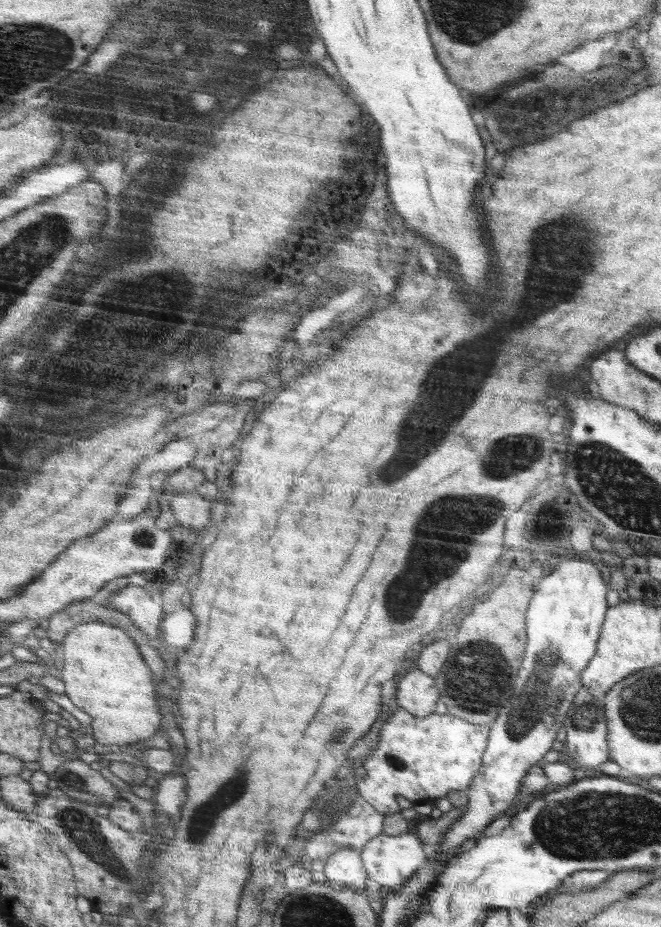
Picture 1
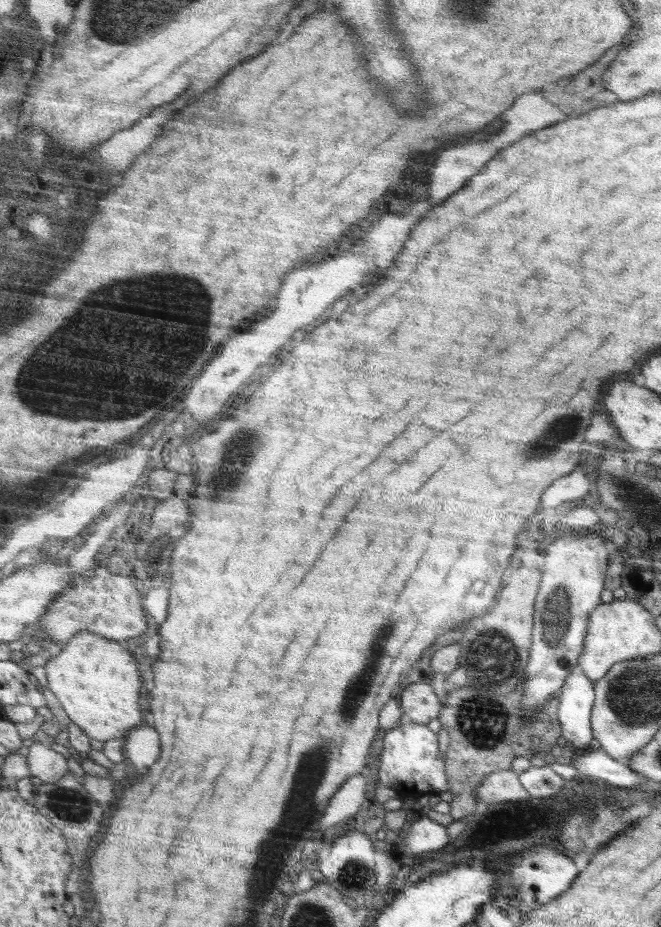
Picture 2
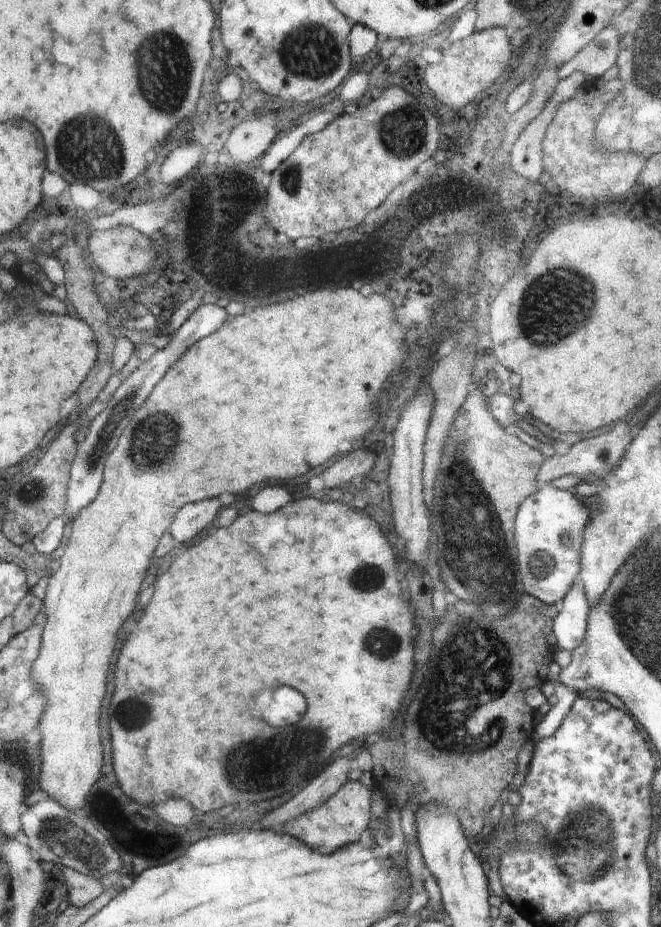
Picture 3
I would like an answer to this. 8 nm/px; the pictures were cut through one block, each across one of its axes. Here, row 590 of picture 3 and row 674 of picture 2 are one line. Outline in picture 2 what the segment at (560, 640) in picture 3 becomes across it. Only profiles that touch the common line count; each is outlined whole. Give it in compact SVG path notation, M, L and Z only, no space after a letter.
M573 670L562 685L558 696L557 717L561 724L562 743L568 743L576 749L587 750L593 739L591 710L595 701L593 681L579 670Z

